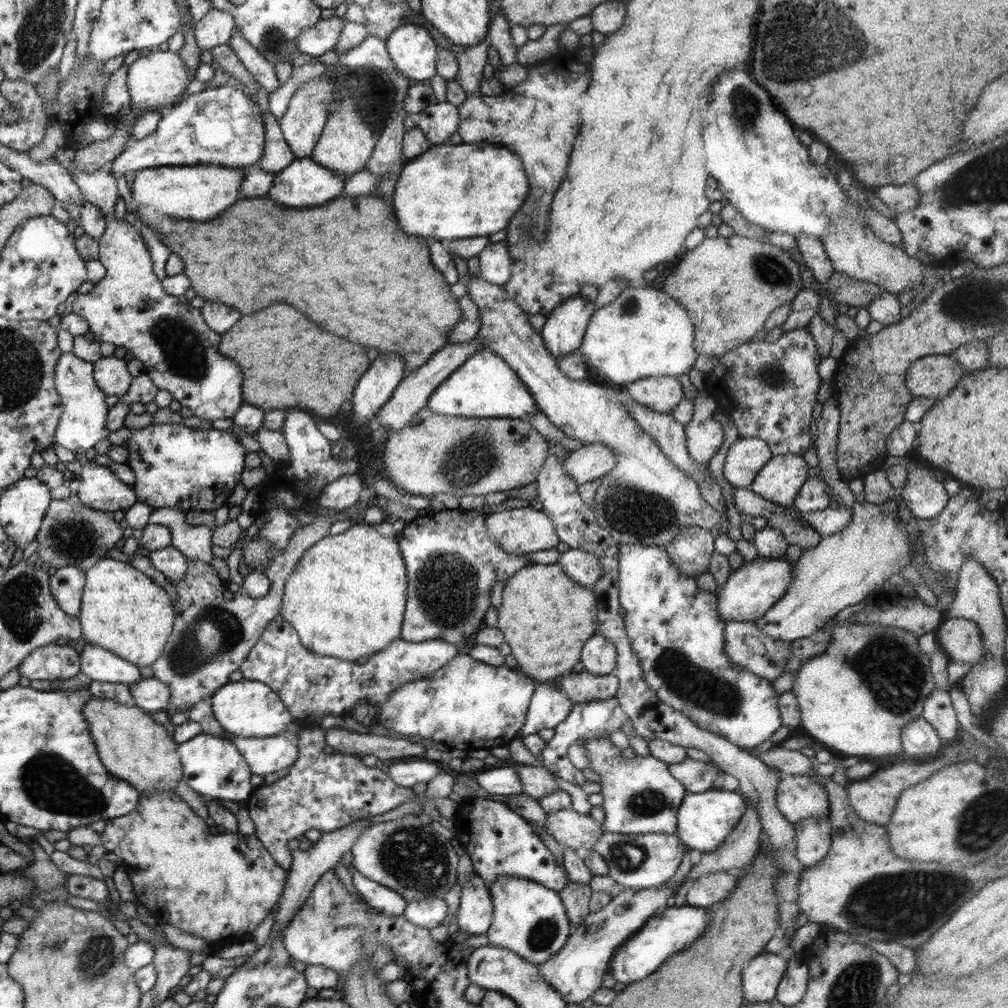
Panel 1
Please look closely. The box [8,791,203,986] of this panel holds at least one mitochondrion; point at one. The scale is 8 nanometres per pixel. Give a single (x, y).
(97, 959)

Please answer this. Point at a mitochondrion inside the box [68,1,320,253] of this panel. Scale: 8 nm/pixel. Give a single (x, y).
(274, 40)

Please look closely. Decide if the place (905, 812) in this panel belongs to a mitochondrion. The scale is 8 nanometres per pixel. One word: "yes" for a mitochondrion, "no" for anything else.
no

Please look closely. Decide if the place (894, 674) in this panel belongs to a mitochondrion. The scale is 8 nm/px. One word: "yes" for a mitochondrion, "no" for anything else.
yes

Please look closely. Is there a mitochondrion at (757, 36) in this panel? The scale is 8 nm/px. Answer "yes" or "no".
no

